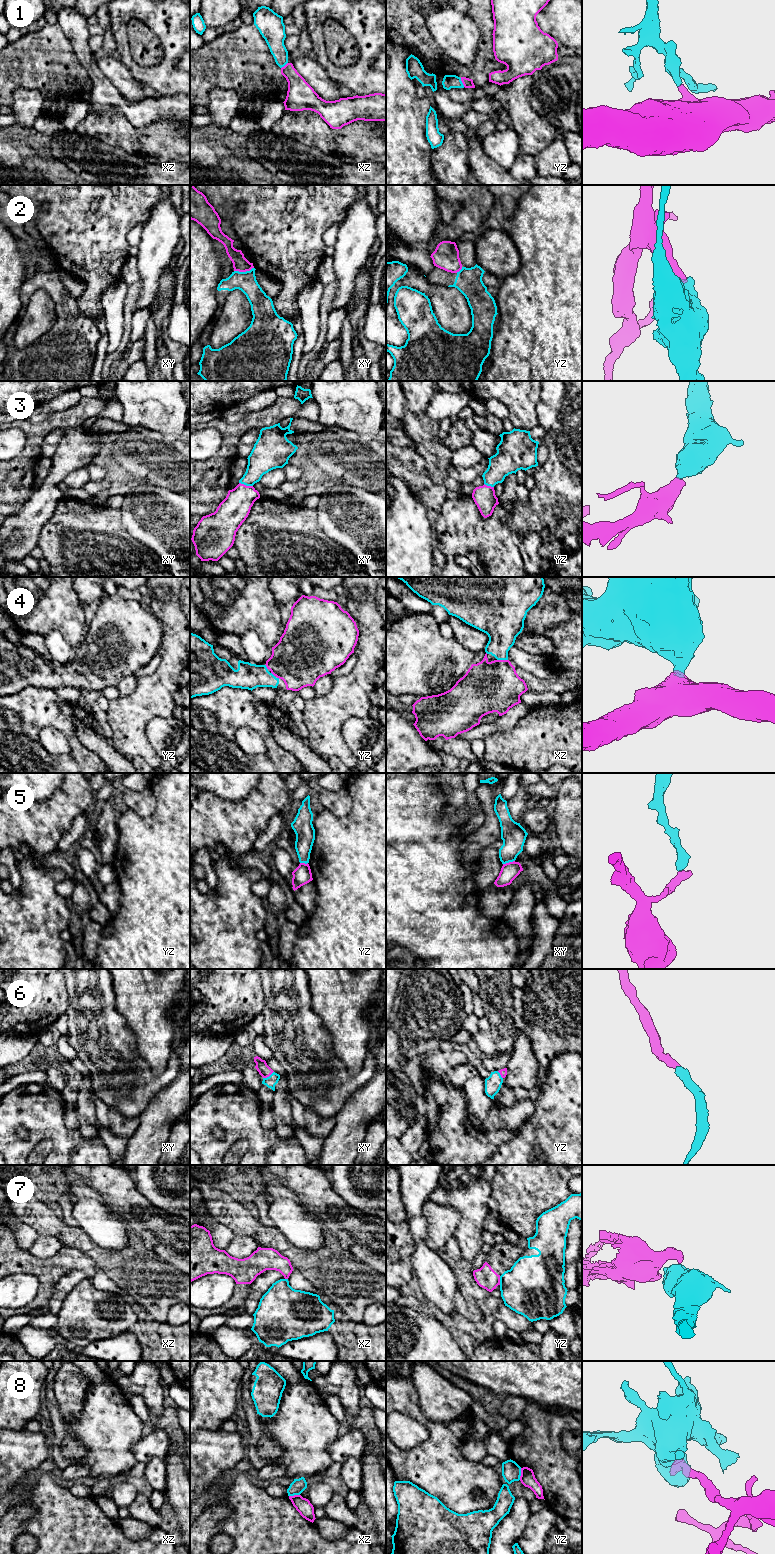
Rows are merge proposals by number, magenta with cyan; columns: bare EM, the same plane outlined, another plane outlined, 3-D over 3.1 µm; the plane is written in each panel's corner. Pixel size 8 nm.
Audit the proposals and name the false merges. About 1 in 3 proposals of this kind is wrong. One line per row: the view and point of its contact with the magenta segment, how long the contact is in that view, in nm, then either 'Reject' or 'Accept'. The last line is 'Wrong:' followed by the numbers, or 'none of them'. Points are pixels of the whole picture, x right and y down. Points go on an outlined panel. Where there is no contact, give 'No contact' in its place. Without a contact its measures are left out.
1: Touches magenta at yz (462, 82). Shared border 80 nm. Accept
2: Touches magenta at xy (243, 271). Shared border 160 nm. Reject
3: Touches magenta at xy (245, 485). Shared border 120 nm. Accept
4: Touches magenta at xz (502, 660). Shared border 90 nm. Accept
5: Touches magenta at xy (508, 863). Shared border 100 nm. Reject
6: Touches magenta at xy (268, 1076). Shared border 110 nm. Accept
7: Touches magenta at yz (499, 1280). Shared border 70 nm. Reject
8: Touches magenta at yz (521, 1474). Shared border 100 nm. Reject
Wrong: 2, 5, 7, 8

